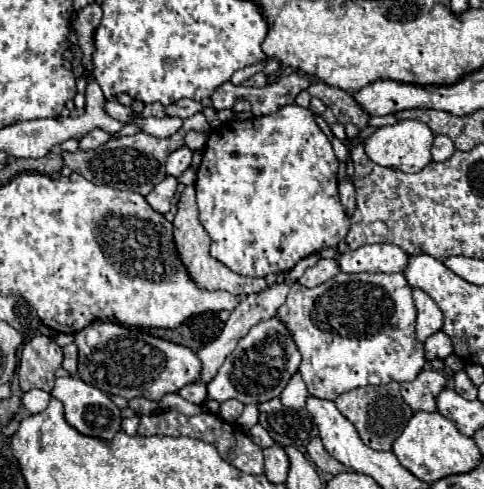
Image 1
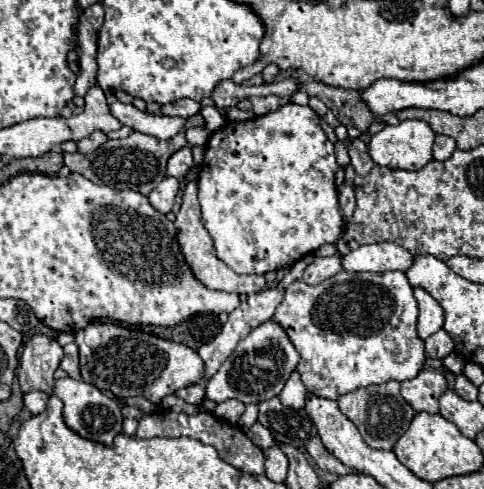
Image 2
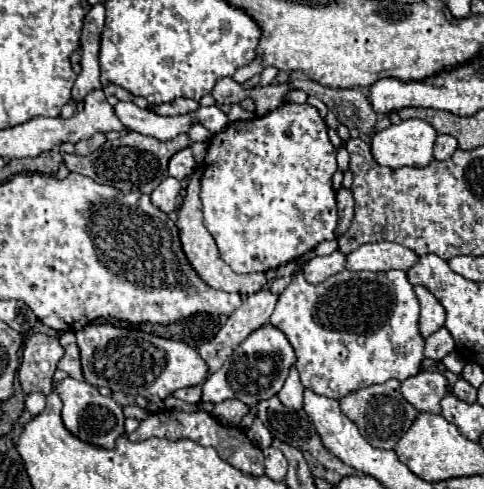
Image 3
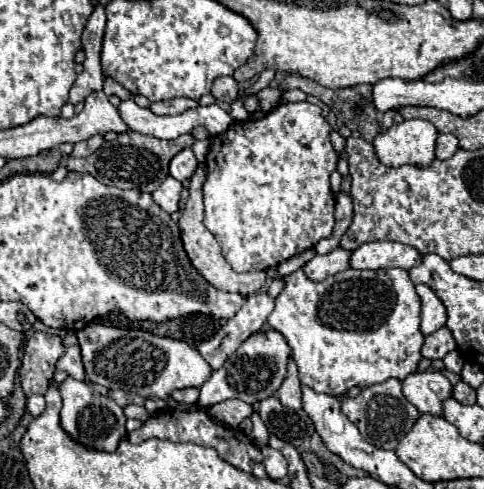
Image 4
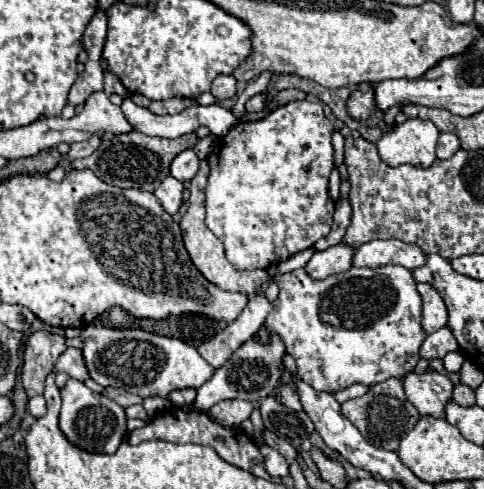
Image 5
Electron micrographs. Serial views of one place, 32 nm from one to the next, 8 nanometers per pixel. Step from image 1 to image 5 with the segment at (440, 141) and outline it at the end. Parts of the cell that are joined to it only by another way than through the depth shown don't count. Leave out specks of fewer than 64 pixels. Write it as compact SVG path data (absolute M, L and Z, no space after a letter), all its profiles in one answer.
M442 132L440 134L438 146L436 146L438 158L450 158L458 148L460 148L460 140L458 140L456 134L452 134L452 132Z

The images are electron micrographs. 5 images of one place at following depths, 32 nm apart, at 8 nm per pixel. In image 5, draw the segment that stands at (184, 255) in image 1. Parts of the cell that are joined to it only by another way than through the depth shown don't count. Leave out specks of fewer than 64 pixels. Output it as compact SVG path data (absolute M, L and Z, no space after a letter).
M202 160L200 164L200 170L198 174L192 178L190 182L190 208L188 212L182 216L182 222L180 222L180 228L182 228L182 234L184 234L184 246L194 262L194 266L210 280L214 282L216 286L220 286L222 290L228 290L228 292L242 292L242 294L252 294L256 292L258 288L262 288L270 276L266 270L236 270L224 256L224 244L220 242L220 238L216 238L212 234L212 230L204 224L204 218L206 218L206 208L204 208L204 188L206 188L206 182L208 182L208 162Z

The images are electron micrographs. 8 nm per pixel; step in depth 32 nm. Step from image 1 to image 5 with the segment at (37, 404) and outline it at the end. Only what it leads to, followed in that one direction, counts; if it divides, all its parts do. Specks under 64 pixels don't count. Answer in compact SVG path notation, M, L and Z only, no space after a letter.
M42 396L30 398L30 400L28 400L28 410L30 410L30 414L32 414L34 418L44 416L44 412L46 412L46 400L44 400Z

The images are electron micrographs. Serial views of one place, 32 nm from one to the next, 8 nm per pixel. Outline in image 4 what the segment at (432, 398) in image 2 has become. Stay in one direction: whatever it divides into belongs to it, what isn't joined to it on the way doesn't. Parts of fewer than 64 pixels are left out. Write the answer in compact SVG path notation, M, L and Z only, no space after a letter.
M436 370L406 376L406 380L402 382L402 390L420 414L432 416L442 416L442 402L452 396L450 380Z

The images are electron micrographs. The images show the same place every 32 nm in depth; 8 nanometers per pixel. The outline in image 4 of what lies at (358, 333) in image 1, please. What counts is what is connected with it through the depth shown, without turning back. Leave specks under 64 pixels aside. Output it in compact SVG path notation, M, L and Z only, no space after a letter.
M380 268L380 270L344 270L324 282L312 282L304 276L304 270L296 270L284 276L284 288L276 298L276 306L268 316L268 326L288 340L292 358L298 364L300 382L314 392L338 396L354 386L368 388L372 384L386 382L388 378L404 380L416 372L420 362L420 348L424 334L420 332L420 296L414 290L408 270L404 268Z

